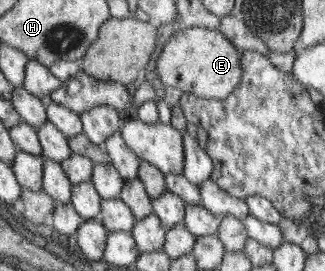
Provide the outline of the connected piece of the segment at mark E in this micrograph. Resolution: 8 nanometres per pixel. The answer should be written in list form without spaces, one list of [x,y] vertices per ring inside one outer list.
[[[192,27],[174,33],[157,61],[157,73],[165,86],[180,88],[183,92],[200,98],[222,101],[230,96],[244,73],[242,52],[218,28]]]

